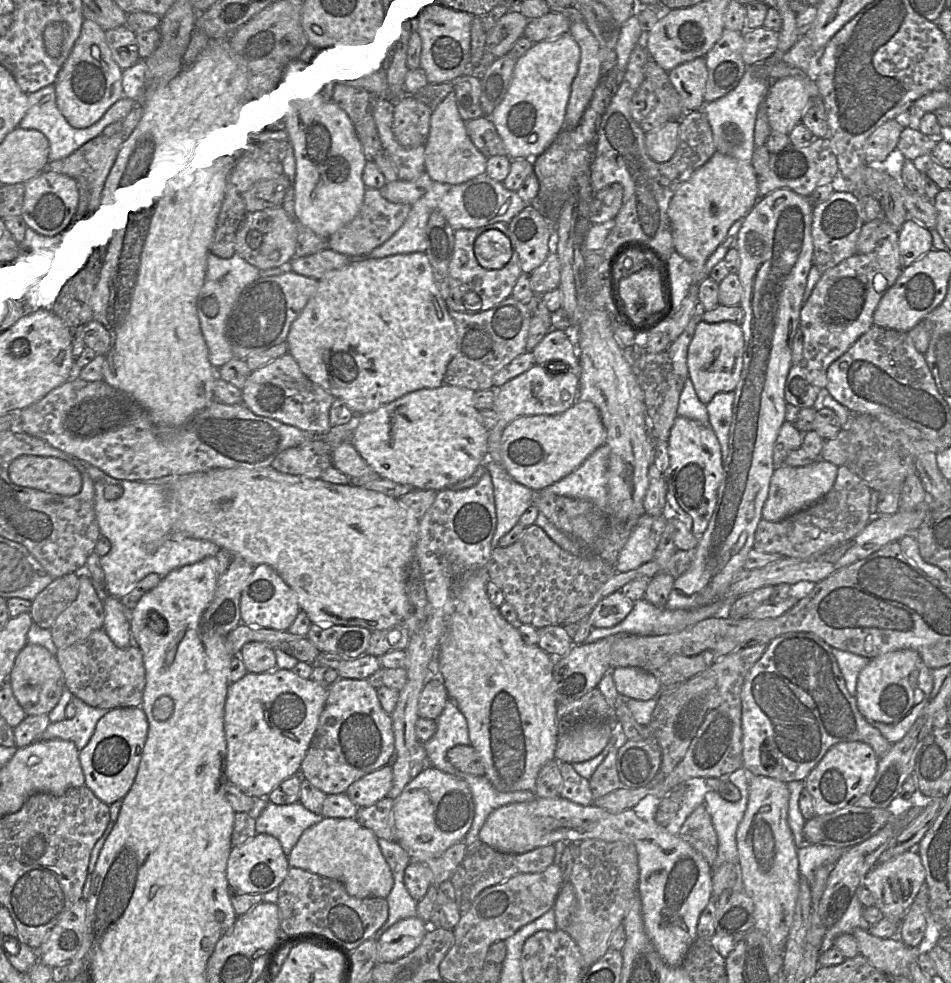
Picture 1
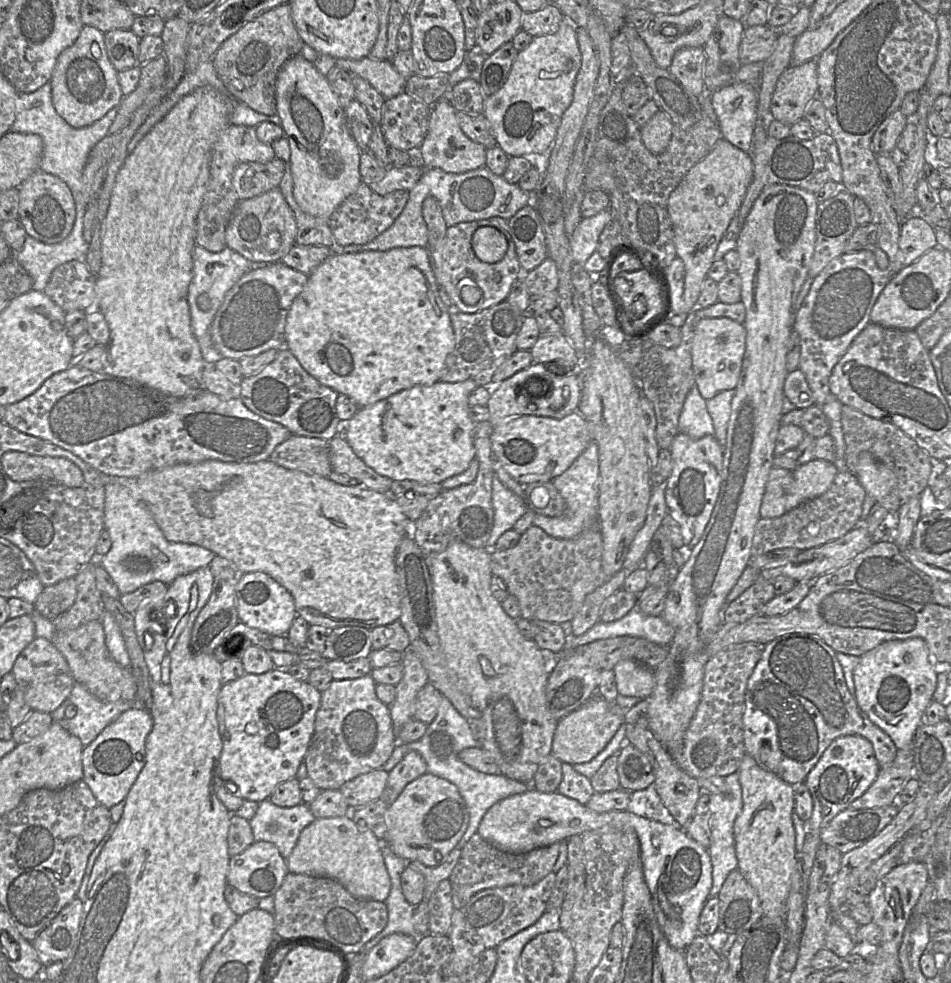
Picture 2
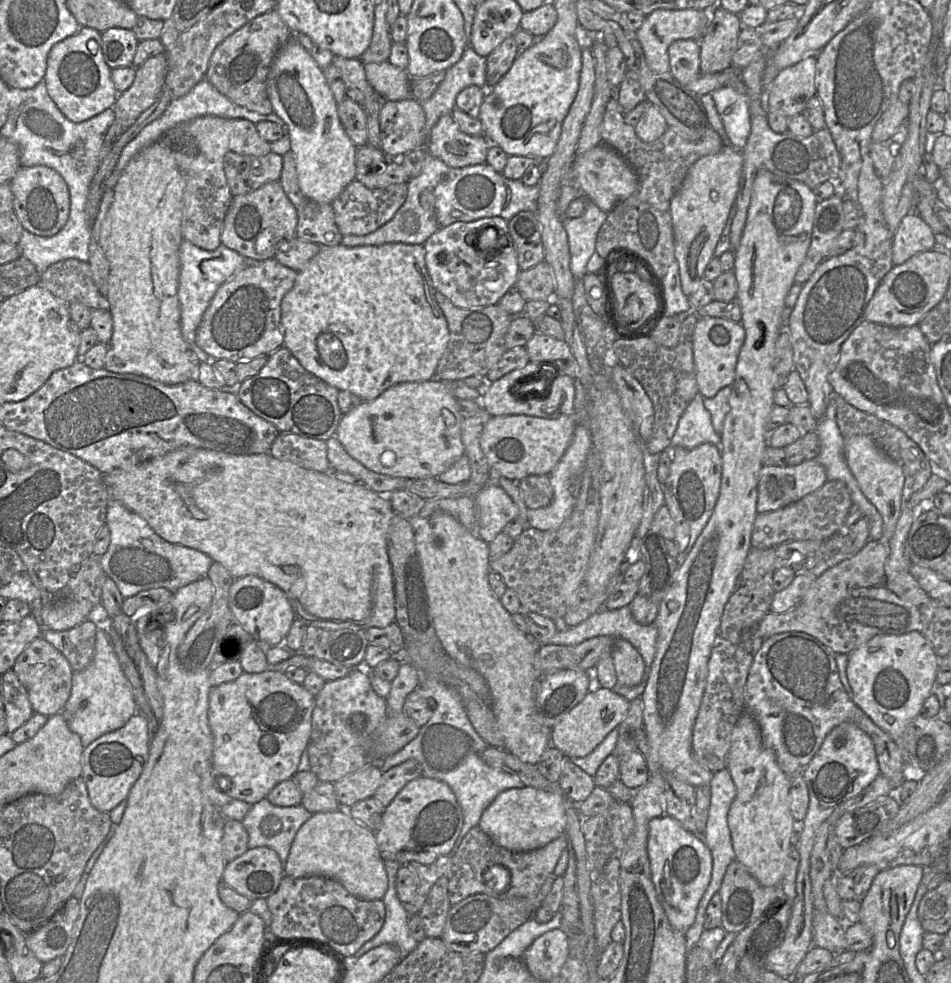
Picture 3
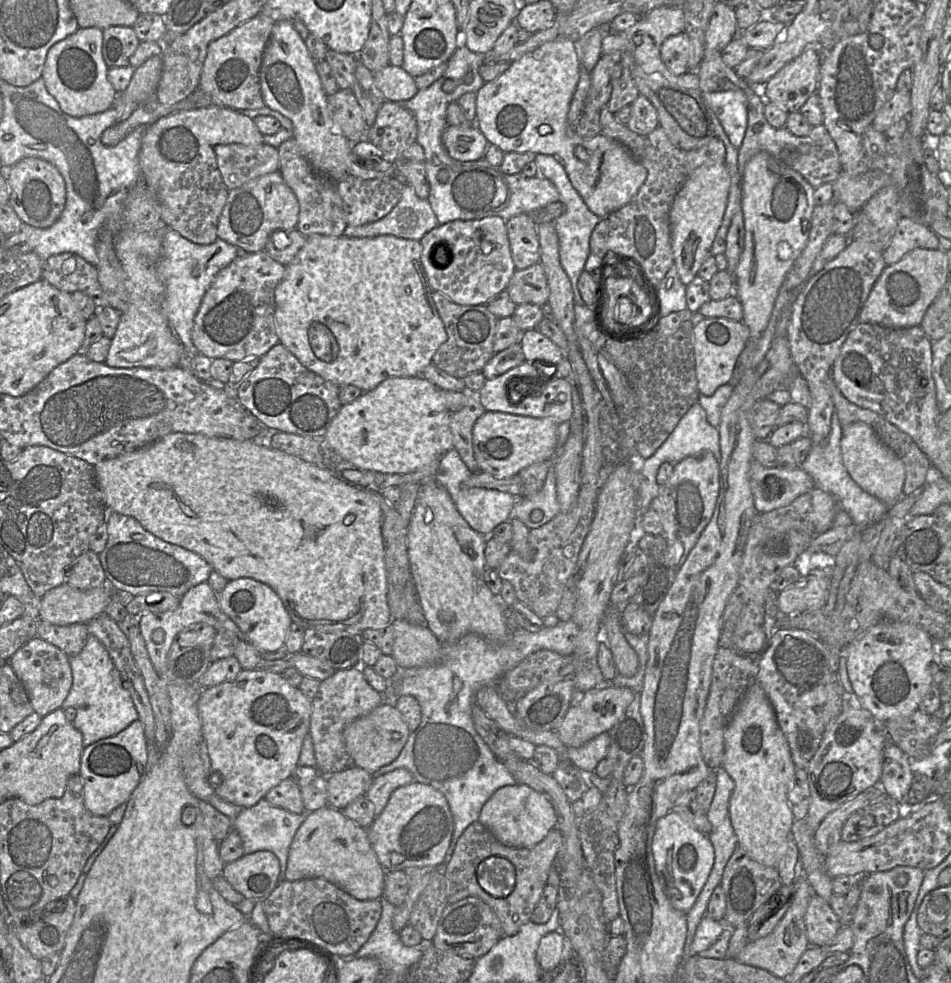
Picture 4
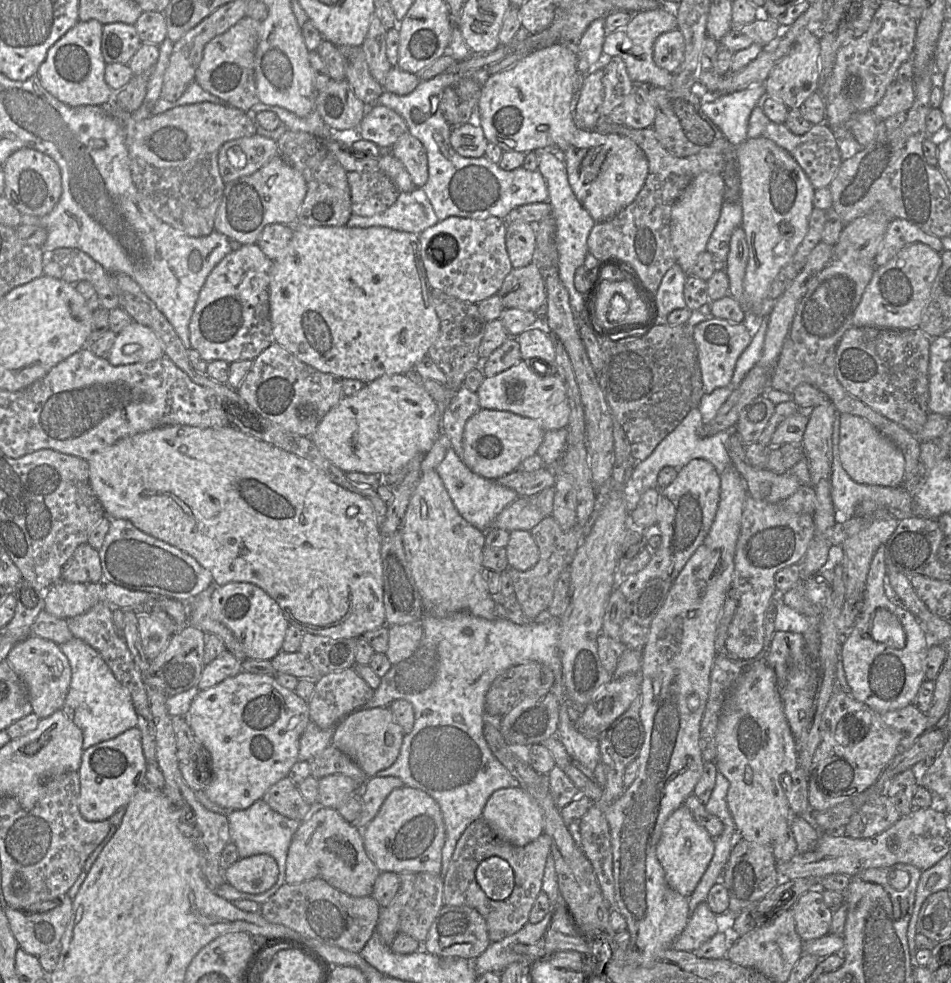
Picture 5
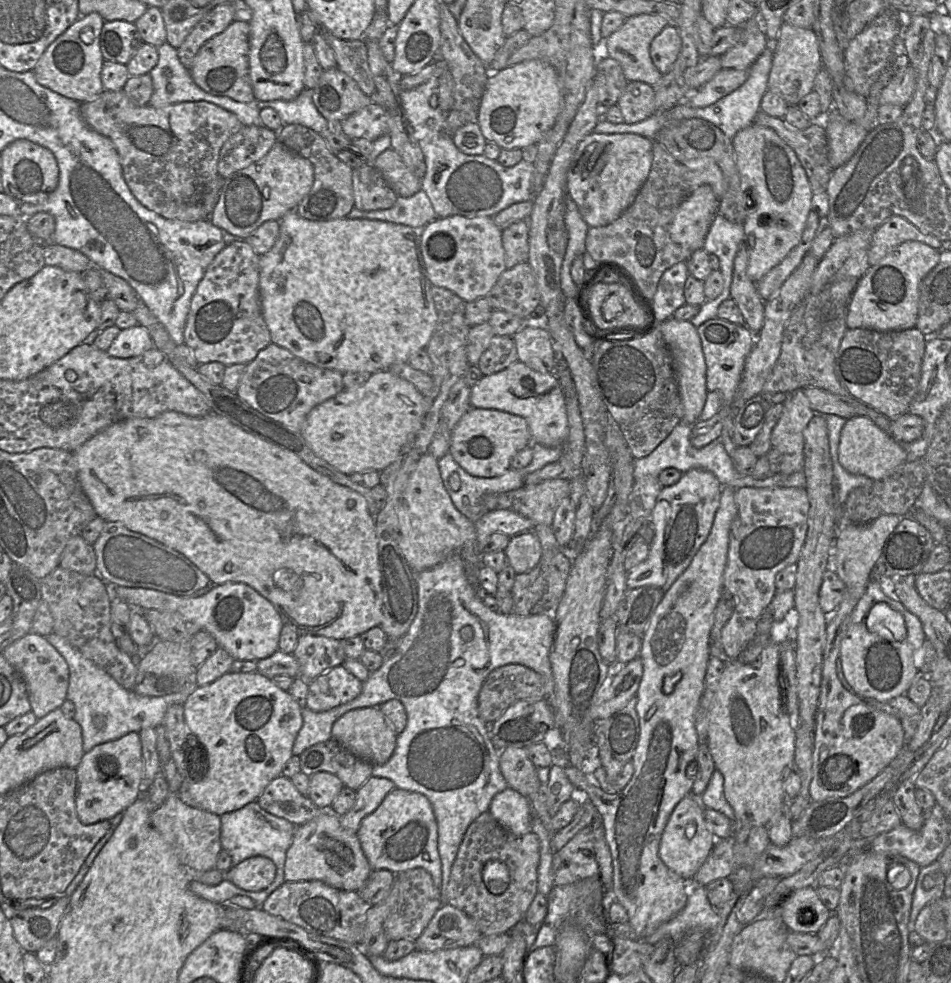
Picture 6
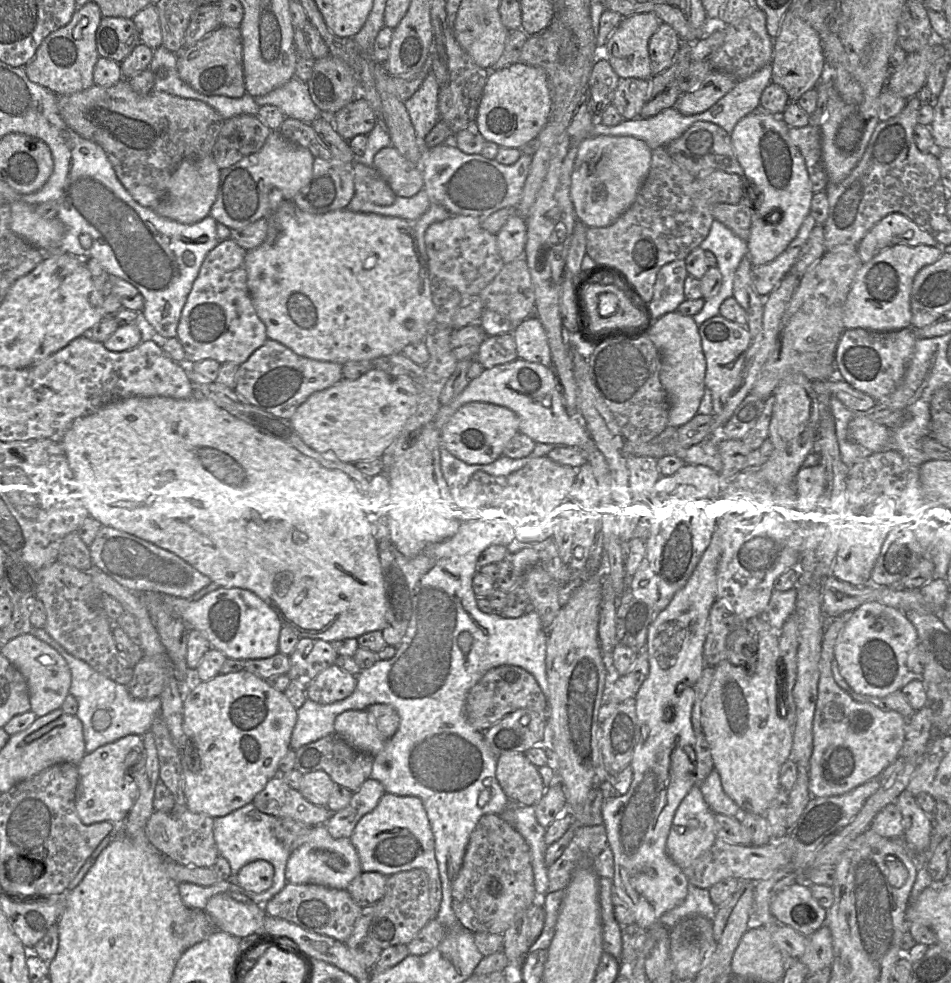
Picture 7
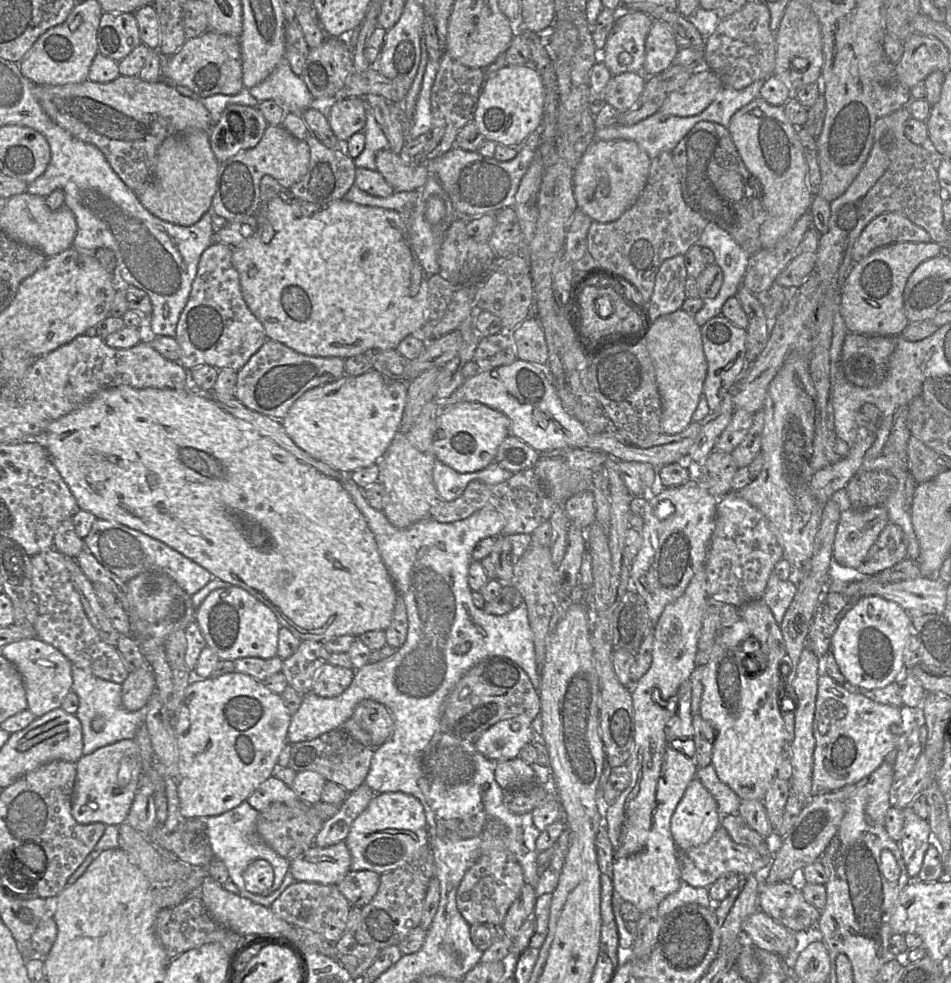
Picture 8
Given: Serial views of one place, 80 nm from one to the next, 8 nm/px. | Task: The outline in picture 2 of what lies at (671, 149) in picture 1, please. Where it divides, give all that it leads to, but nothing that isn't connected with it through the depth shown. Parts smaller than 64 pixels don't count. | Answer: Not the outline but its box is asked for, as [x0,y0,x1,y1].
[640,110,674,154]

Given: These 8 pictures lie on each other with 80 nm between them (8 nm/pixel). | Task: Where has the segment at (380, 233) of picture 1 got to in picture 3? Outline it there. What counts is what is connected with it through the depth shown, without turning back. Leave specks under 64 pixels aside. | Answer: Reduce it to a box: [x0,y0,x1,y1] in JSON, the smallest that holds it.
[332,179,407,236]

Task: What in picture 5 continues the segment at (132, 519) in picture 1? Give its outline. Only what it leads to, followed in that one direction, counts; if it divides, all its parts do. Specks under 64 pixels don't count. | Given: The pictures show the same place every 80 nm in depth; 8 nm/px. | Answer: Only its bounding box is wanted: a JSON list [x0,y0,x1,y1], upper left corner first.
[98,518,213,603]

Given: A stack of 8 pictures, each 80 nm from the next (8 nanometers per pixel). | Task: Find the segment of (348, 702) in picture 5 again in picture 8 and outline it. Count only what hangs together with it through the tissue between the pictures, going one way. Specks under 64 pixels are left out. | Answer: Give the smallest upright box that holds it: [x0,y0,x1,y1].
[311,662,354,698]

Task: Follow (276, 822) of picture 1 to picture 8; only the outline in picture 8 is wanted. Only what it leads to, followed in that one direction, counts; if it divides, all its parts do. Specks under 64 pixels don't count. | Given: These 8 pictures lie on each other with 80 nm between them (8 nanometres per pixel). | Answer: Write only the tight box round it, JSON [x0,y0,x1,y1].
[204,801,290,896]

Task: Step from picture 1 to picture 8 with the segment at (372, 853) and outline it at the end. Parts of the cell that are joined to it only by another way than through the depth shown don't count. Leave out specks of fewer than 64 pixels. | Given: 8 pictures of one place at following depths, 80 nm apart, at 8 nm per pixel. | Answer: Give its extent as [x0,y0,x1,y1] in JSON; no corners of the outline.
[289,841,351,885]

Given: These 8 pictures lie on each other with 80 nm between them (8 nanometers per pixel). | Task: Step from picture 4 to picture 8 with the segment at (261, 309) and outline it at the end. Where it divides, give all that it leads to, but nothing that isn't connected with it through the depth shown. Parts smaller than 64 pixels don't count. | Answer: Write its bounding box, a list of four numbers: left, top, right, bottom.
[175,243,267,374]

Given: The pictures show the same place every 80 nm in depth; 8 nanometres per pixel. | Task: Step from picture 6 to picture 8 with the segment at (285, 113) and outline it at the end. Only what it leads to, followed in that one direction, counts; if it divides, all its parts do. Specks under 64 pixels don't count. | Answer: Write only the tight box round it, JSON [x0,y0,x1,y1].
[248,57,314,114]

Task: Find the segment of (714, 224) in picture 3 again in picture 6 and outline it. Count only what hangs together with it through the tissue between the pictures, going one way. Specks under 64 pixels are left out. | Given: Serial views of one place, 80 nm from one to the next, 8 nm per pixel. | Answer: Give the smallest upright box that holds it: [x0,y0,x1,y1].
[670,185,720,252]

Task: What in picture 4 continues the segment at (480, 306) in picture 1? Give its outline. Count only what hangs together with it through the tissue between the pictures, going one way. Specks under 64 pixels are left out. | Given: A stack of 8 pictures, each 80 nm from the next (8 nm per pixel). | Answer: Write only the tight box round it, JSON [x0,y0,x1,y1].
[420,216,516,305]

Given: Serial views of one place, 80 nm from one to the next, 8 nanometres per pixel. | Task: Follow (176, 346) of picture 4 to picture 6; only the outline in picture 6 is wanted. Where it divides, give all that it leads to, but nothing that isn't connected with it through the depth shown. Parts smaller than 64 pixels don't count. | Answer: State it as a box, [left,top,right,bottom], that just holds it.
[106,324,153,359]

